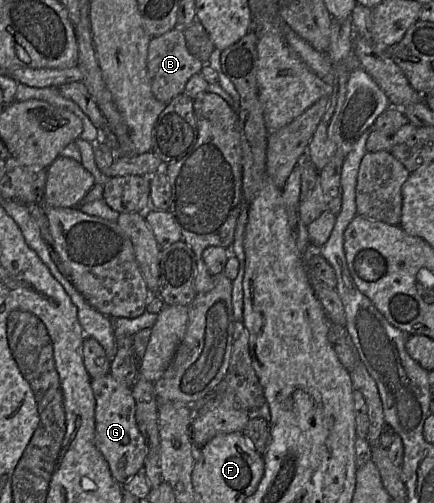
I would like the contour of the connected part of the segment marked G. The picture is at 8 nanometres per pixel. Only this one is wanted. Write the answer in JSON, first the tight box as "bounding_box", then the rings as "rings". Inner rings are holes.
{"bounding_box":[91,373,146,485],"rings":[[[110,373],[91,379],[91,387],[95,398],[95,445],[108,463],[113,478],[122,485],[144,470],[146,458],[146,443],[137,426],[132,388],[118,382]]]}

